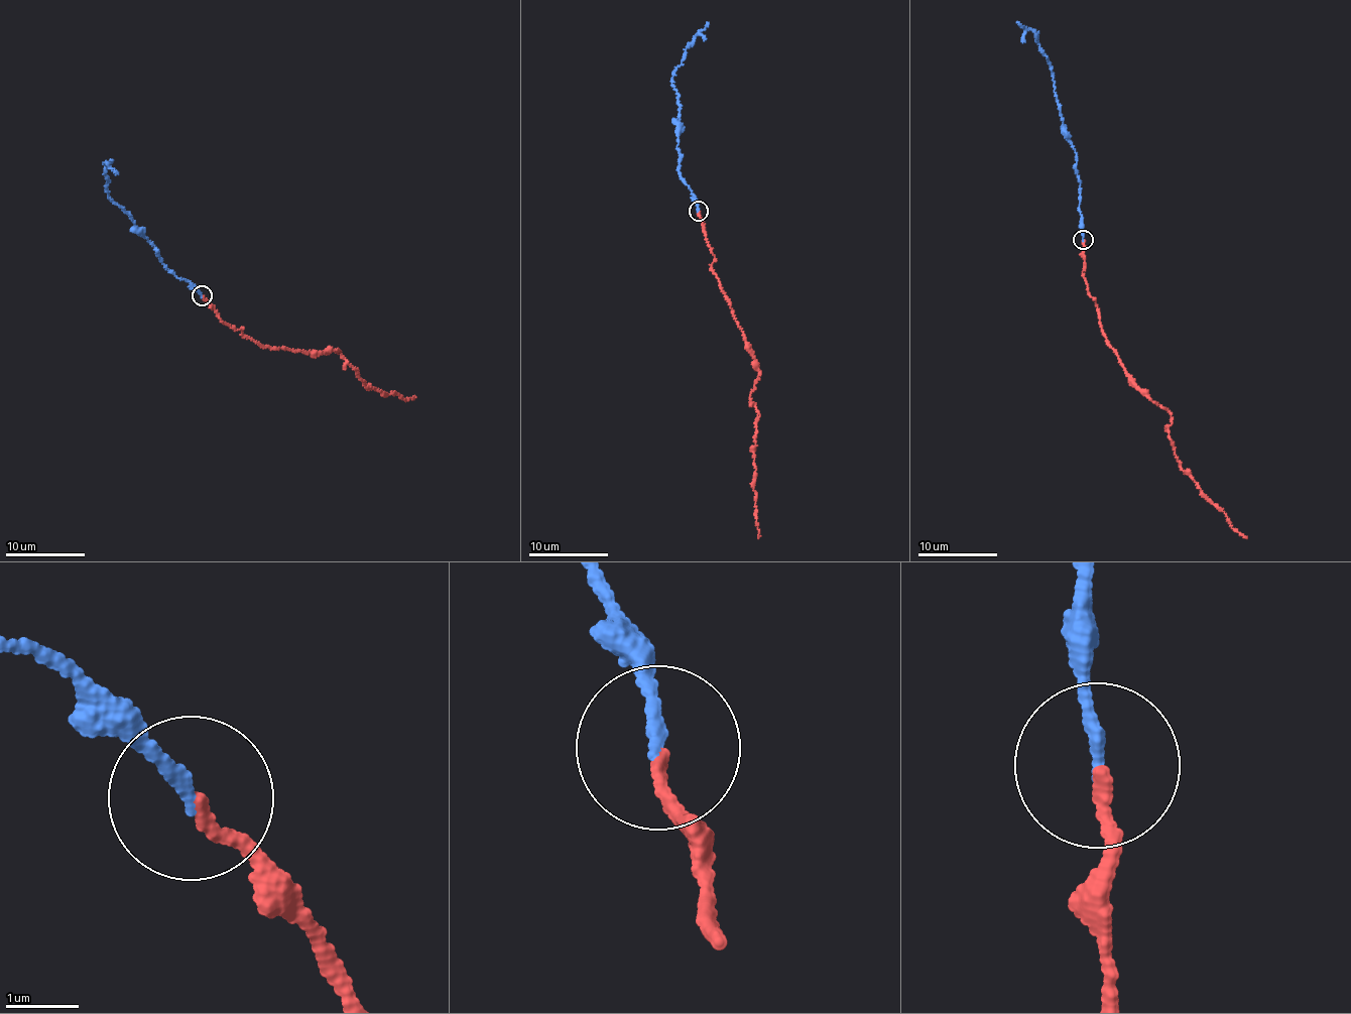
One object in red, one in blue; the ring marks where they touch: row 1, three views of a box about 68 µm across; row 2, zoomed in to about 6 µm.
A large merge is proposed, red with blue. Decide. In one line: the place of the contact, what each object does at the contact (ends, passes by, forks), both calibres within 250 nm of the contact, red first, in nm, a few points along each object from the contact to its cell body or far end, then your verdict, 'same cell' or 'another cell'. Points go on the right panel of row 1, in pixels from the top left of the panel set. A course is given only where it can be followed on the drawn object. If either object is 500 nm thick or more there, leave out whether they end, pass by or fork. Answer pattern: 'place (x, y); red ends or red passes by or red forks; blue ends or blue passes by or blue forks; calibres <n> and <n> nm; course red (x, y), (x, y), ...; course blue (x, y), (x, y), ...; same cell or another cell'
place (1083, 239); red ends; blue ends; calibres 150 and 160 nm; course red (1083, 240), (1082, 274), (1098, 318), (1126, 373), (1170, 413), (1169, 434), (1182, 468), (1247, 538); course blue (1083, 240), (1077, 157), (1066, 133), (1037, 34), (1016, 22); same cell

